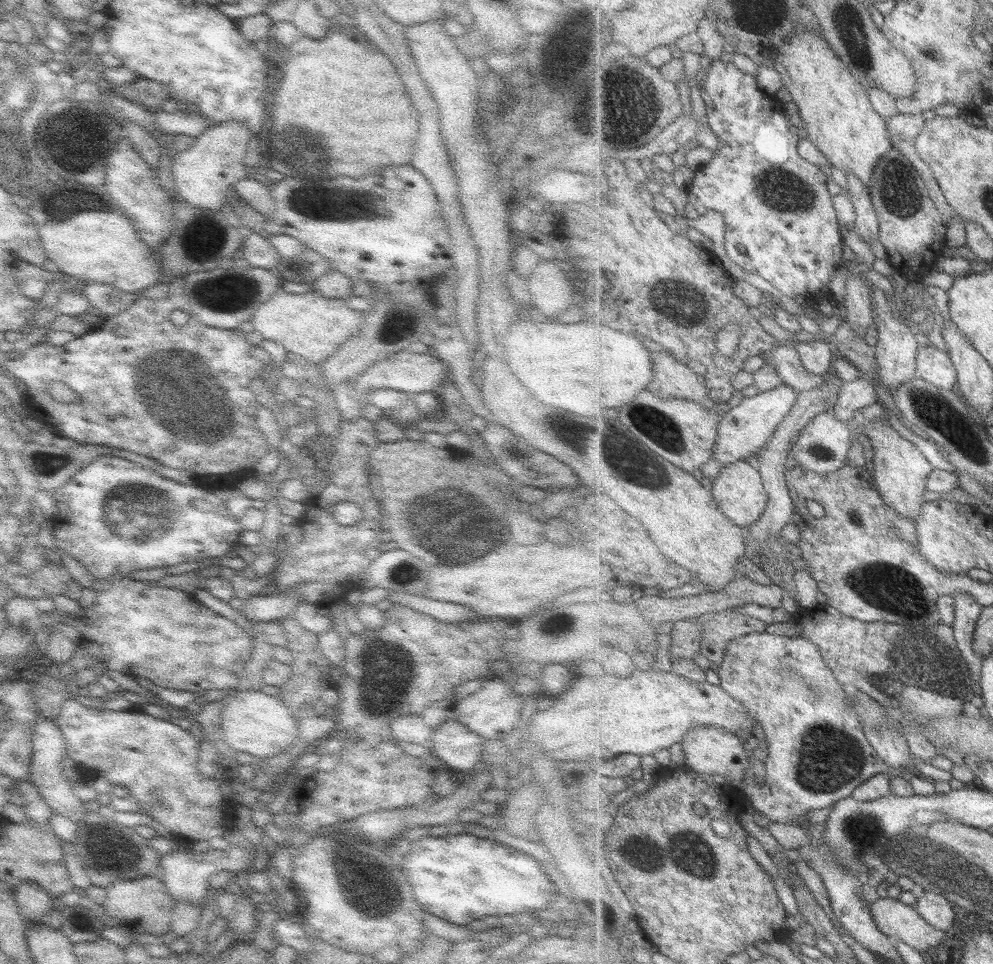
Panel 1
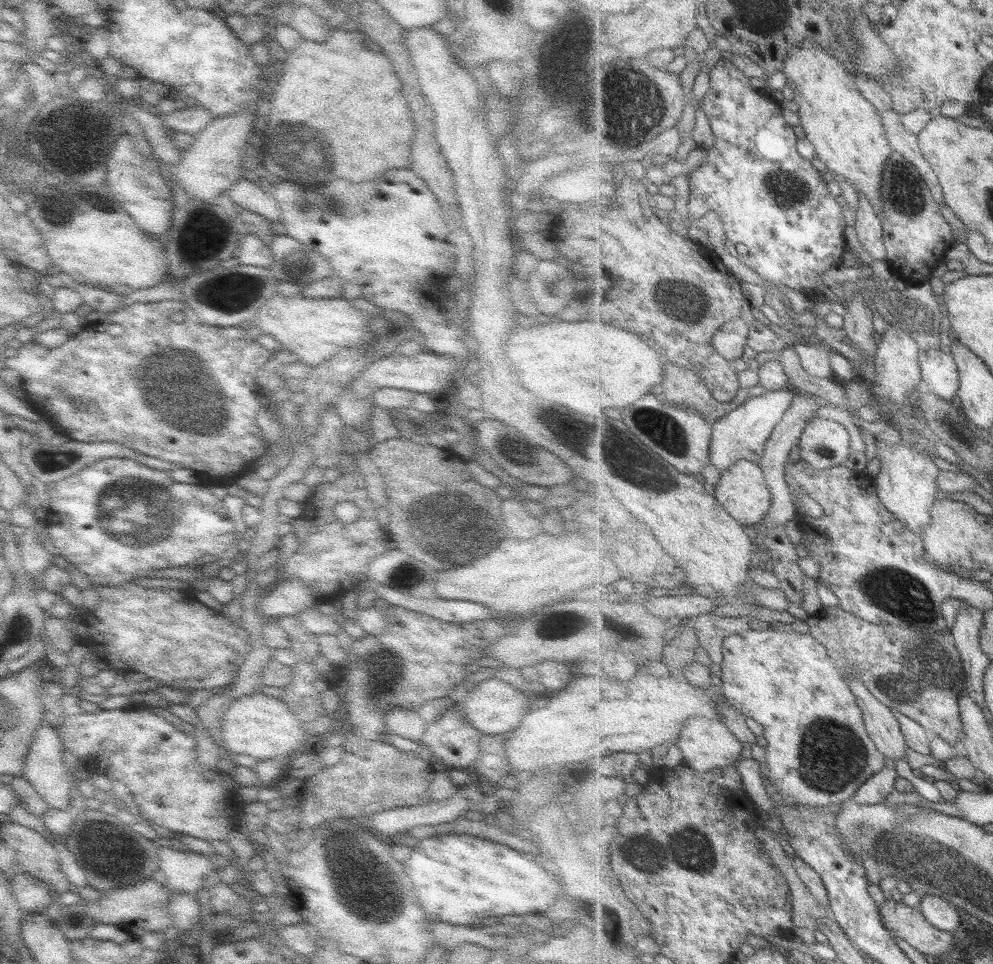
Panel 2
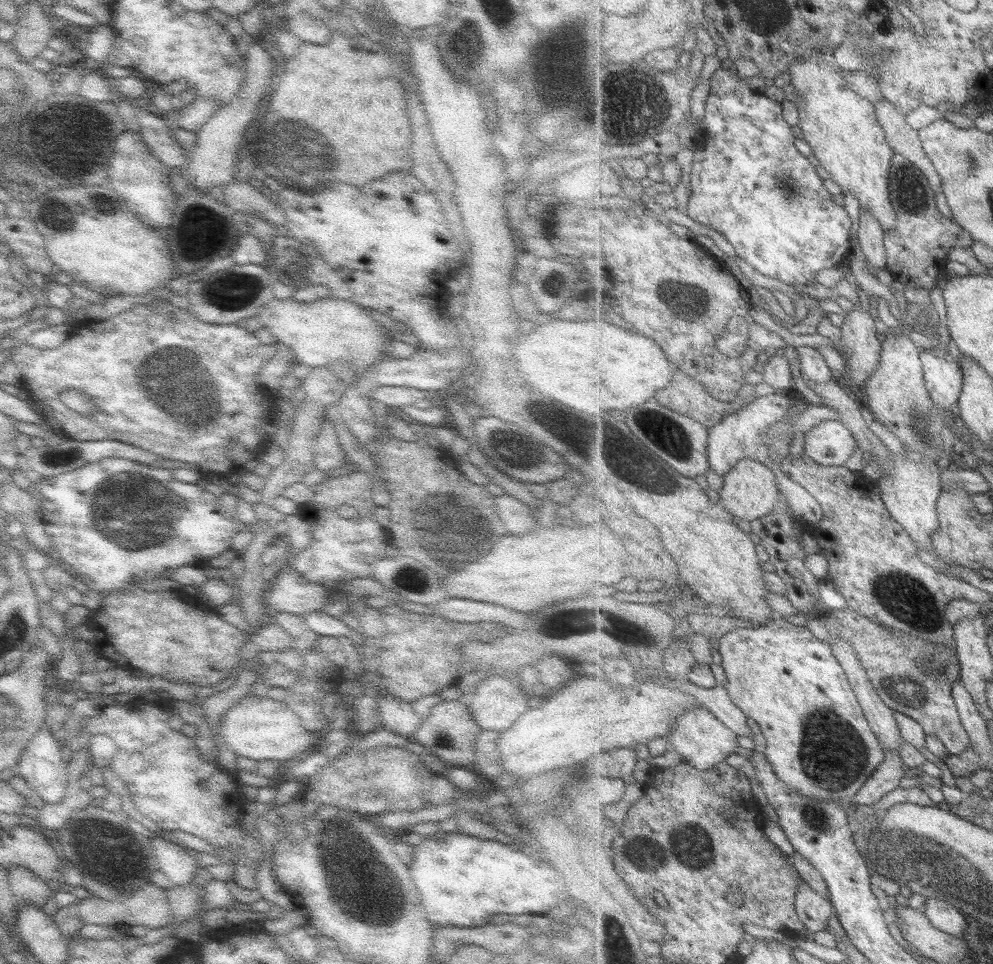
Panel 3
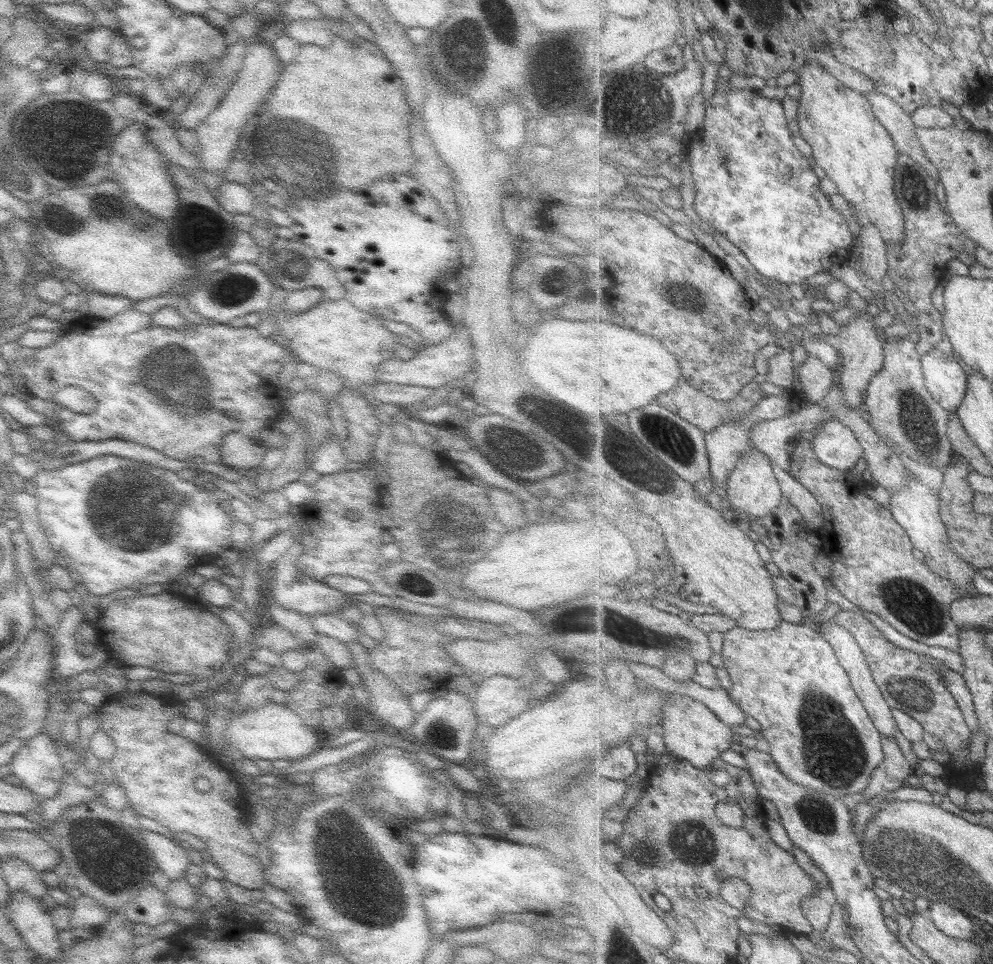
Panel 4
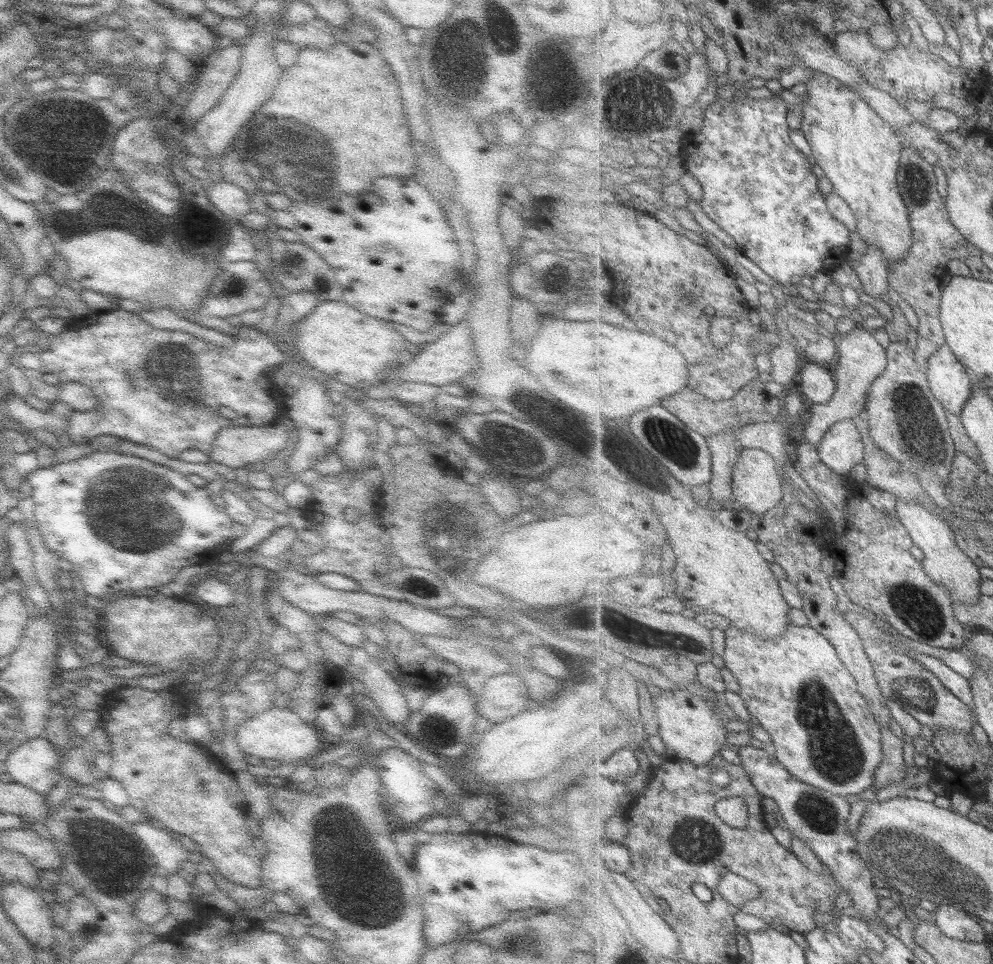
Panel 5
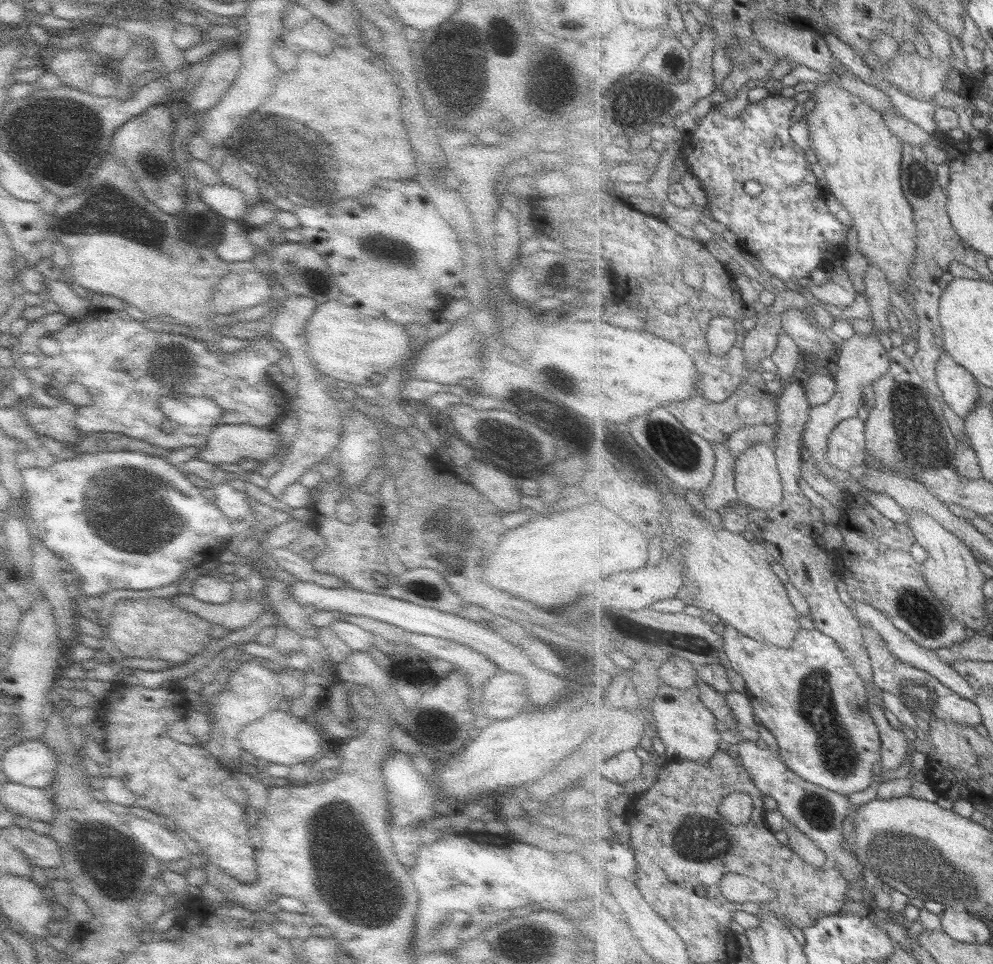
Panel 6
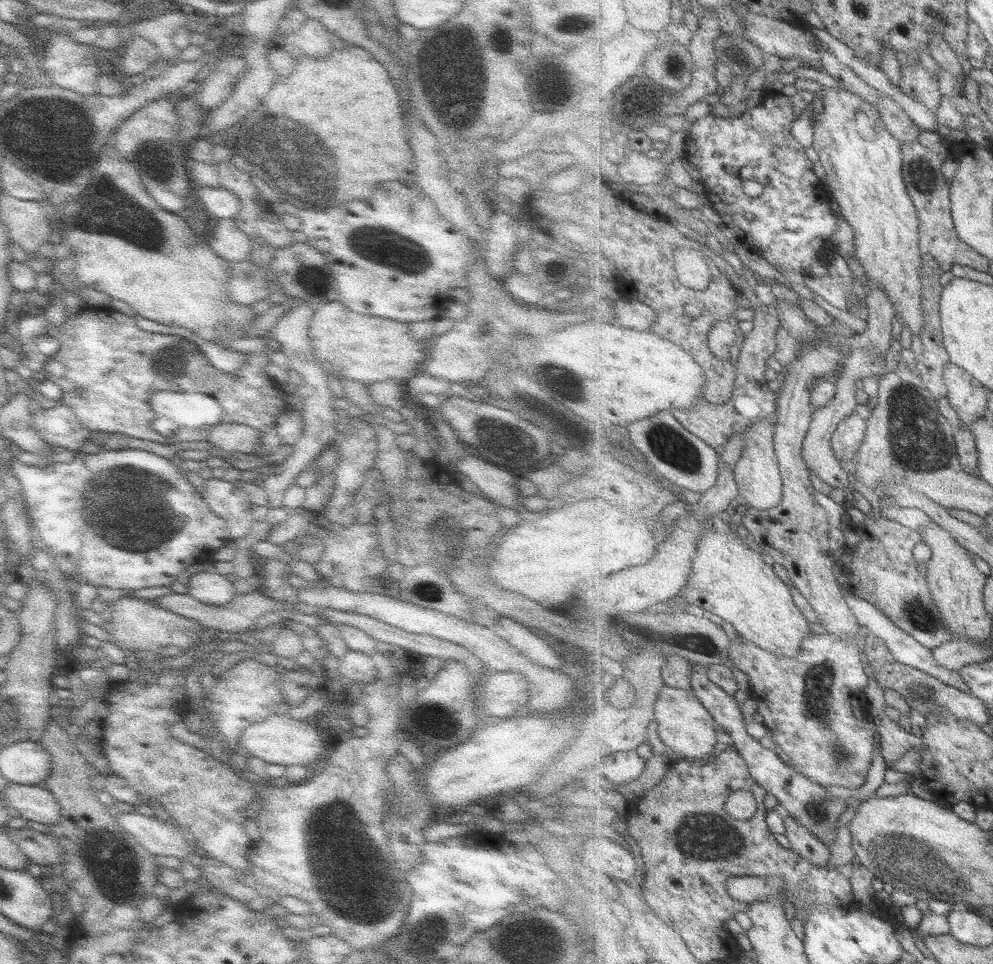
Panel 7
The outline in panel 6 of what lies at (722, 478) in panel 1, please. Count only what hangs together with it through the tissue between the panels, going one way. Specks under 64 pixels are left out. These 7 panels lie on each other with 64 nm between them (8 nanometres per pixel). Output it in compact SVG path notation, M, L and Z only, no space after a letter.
M757 443L750 446L736 460L734 473L736 488L738 489L738 500L743 502L747 508L753 507L755 512L764 512L783 503L785 488L782 483L782 475L778 471L775 448L769 443Z

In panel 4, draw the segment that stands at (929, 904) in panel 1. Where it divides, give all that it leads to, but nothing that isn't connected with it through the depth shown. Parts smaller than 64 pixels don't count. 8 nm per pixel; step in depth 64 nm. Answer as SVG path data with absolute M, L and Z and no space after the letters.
M931 901L927 910L931 920L947 936L958 938L959 940L975 940L975 926L967 913L960 911L950 904Z

